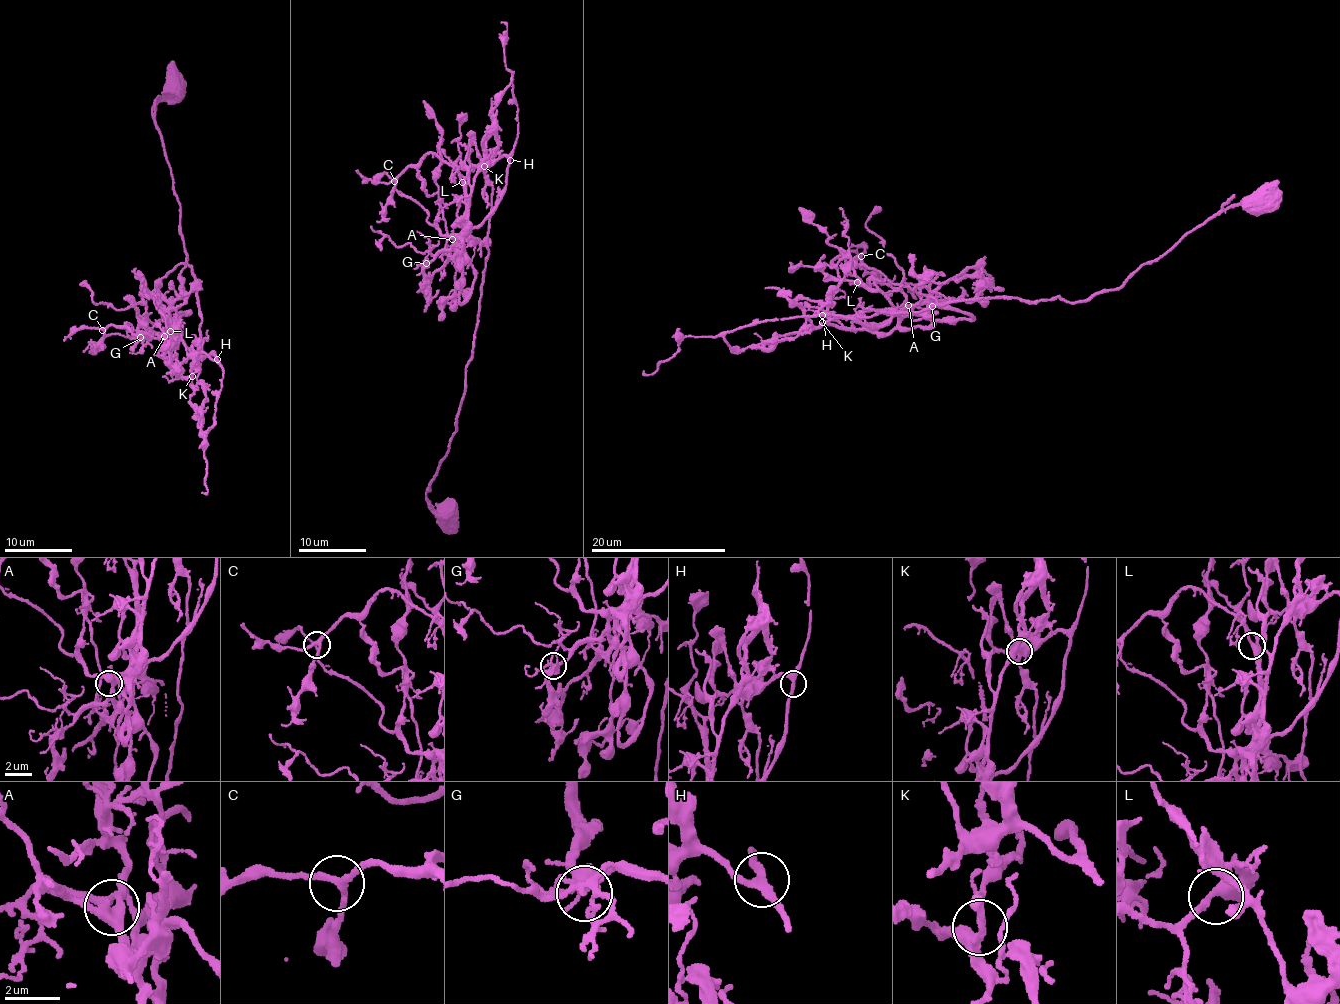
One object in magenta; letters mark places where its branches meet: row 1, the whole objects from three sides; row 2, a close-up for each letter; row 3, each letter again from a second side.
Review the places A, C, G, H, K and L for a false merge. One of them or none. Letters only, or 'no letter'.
no letter

